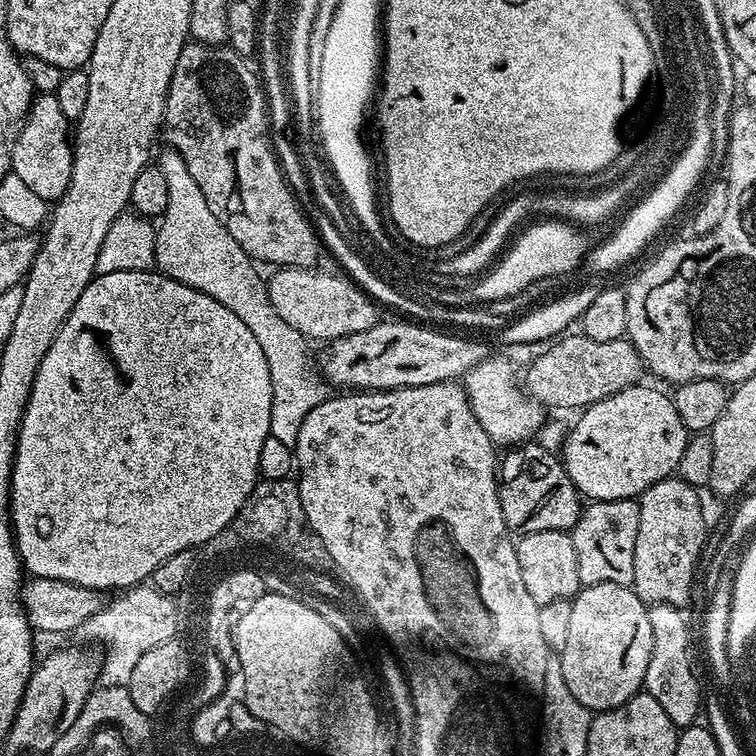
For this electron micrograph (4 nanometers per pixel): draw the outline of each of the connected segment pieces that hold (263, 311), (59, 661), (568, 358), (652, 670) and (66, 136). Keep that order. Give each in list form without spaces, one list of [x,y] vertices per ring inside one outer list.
[[[167,150],[158,157],[158,163],[162,170],[162,175],[166,177],[166,194],[168,195],[168,205],[163,216],[159,217],[156,233],[156,262],[155,267],[172,280],[182,282],[210,298],[214,302],[222,302],[226,310],[231,310],[246,327],[250,329],[250,334],[254,334],[254,339],[258,341],[258,346],[262,346],[262,354],[266,354],[266,366],[270,366],[270,386],[272,387],[272,405],[270,406],[270,435],[278,438],[287,448],[295,449],[298,430],[302,430],[302,422],[314,406],[318,406],[322,401],[329,399],[330,385],[323,375],[318,371],[314,363],[314,356],[308,353],[309,341],[290,322],[286,322],[278,315],[278,310],[270,302],[268,285],[265,277],[260,277],[257,265],[251,256],[230,238],[230,230],[214,218],[214,210],[206,206],[206,194],[202,194],[202,189],[198,187],[198,182],[186,170],[186,162],[182,162],[182,154],[175,150]]]
[[[60,648],[50,653],[41,664],[39,661],[33,667],[18,714],[8,731],[7,747],[16,752],[48,752],[54,742],[74,726],[97,680],[97,665],[88,664],[87,658],[76,648]]]
[[[583,334],[572,335],[561,335],[555,342],[549,343],[543,349],[545,352],[534,357],[532,365],[522,372],[524,391],[545,409],[583,410],[594,402],[641,383],[643,376],[640,375],[645,375],[646,369],[631,340],[621,338],[598,342]]]
[[[653,604],[648,609],[650,614],[650,626],[654,634],[654,646],[650,654],[650,666],[646,666],[646,678],[644,679],[643,691],[666,710],[670,722],[677,729],[683,730],[697,723],[702,716],[702,700],[700,704],[700,680],[696,677],[696,668],[692,665],[692,632],[688,629],[688,620],[684,608],[675,608],[669,604]]]
[[[37,95],[33,99],[32,107],[28,109],[28,115],[24,117],[11,141],[11,171],[18,178],[22,178],[22,182],[26,182],[26,186],[30,186],[30,190],[34,190],[34,194],[38,194],[38,198],[55,202],[62,194],[66,194],[66,190],[70,186],[72,145],[70,121],[58,107],[56,95]]]

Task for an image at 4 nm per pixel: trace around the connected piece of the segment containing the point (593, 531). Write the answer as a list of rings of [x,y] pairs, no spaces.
[[[635,499],[598,500],[583,509],[578,522],[570,530],[574,551],[578,554],[578,578],[581,585],[614,582],[631,585],[634,578],[634,542],[638,539],[638,514],[640,505]]]

